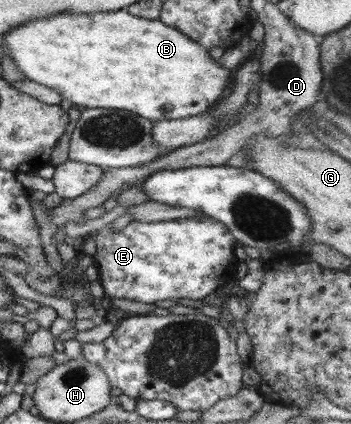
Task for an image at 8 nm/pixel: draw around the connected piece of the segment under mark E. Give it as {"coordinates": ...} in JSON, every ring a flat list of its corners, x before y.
{"coordinates":[[203,215,187,217,177,221,151,222,149,225,135,221,119,232,107,224,95,231,92,237,96,243,93,265,97,268,97,291,104,291,117,299,131,299,141,303,157,303,165,299,205,299,219,287,235,282,240,261,236,257,237,241,224,223]]}

